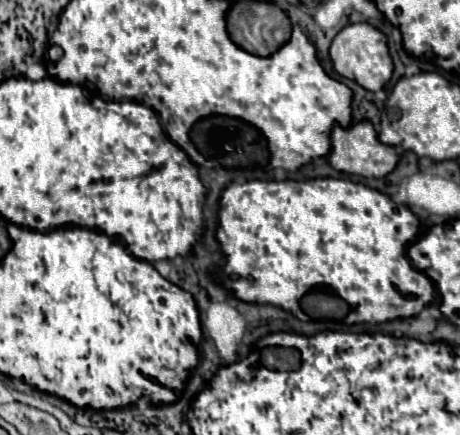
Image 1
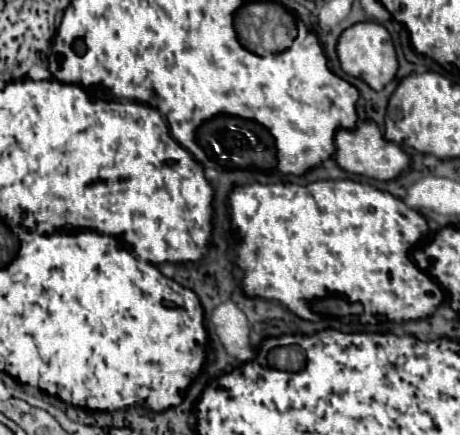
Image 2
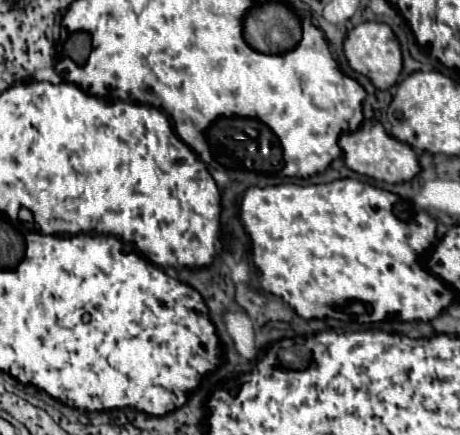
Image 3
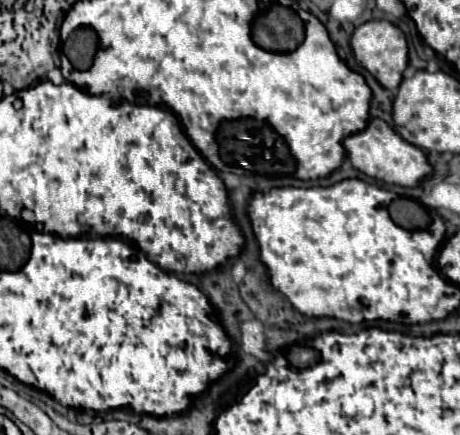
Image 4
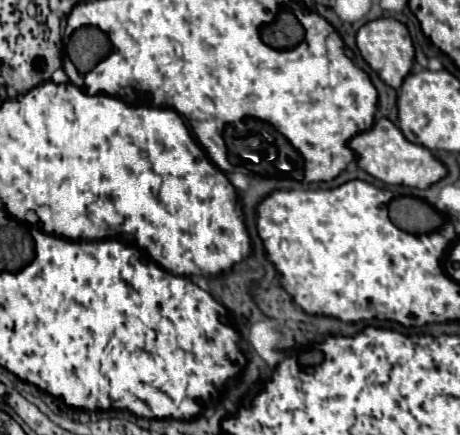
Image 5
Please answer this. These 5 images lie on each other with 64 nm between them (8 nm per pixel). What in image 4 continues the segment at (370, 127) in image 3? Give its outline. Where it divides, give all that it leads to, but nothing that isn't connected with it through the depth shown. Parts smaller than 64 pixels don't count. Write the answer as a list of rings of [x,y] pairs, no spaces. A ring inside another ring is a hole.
[[[378,118],[370,120],[366,130],[344,138],[342,146],[346,148],[348,160],[352,162],[352,166],[356,170],[360,170],[366,176],[372,176],[376,180],[388,182],[388,184],[418,186],[420,180],[432,172],[430,164],[426,162],[426,154],[420,148],[402,140],[392,128],[388,128],[388,124],[384,120],[378,120]]]

